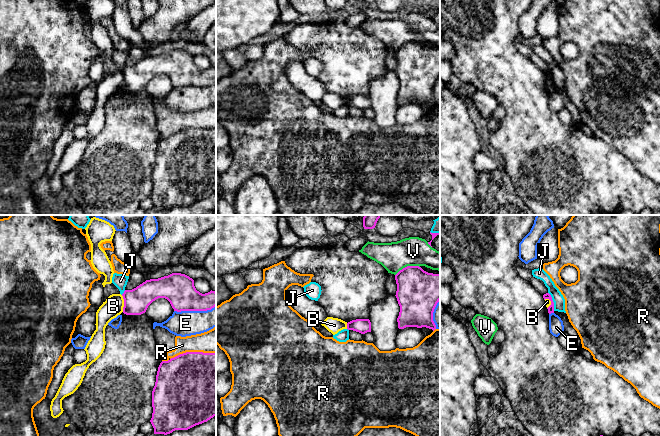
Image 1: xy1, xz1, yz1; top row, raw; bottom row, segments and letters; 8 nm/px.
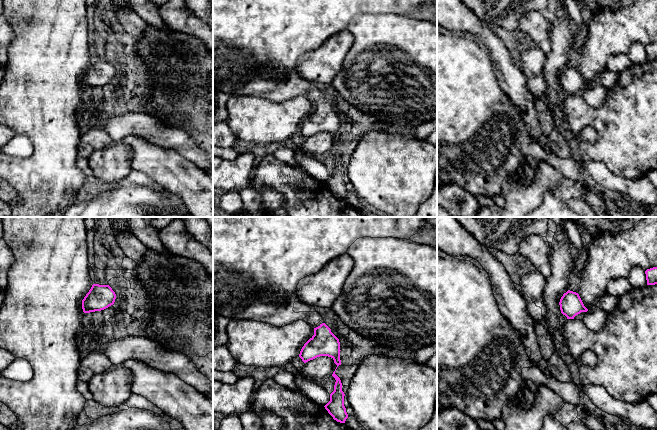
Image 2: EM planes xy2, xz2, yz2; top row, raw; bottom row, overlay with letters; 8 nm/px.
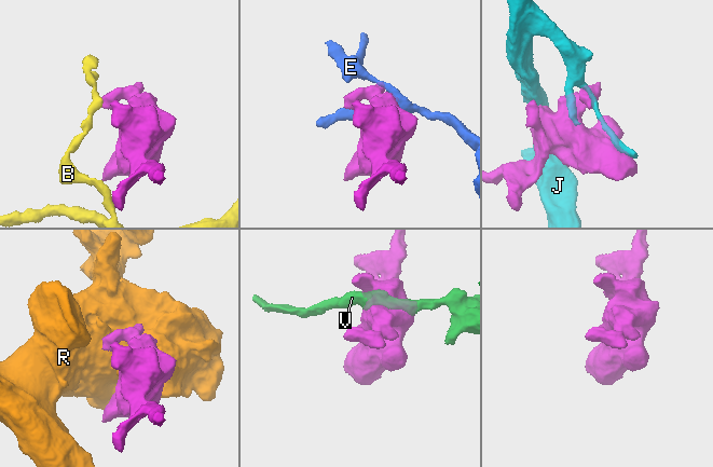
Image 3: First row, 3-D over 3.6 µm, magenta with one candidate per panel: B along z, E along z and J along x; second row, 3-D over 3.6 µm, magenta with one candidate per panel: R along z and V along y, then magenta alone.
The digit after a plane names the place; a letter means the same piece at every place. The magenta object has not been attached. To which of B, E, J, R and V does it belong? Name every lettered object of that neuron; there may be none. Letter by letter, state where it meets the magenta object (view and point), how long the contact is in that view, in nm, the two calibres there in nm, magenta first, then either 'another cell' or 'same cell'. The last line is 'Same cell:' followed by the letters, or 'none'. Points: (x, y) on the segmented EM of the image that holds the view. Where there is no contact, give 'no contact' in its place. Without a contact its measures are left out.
B: xy1 (124, 303) | 140 nm | 200/160 nm | another cell
E: xy1 (194, 310) | 340 nm | 240/200 nm | another cell
J: yz1 (552, 301) | 160 nm | 50/100 nm | another cell
R: xy1 (192, 352) | 380 nm | 500/190 nm | another cell
V: xz1 (407, 266) | 220 nm | 360/240 nm | another cell
Same cell: none

